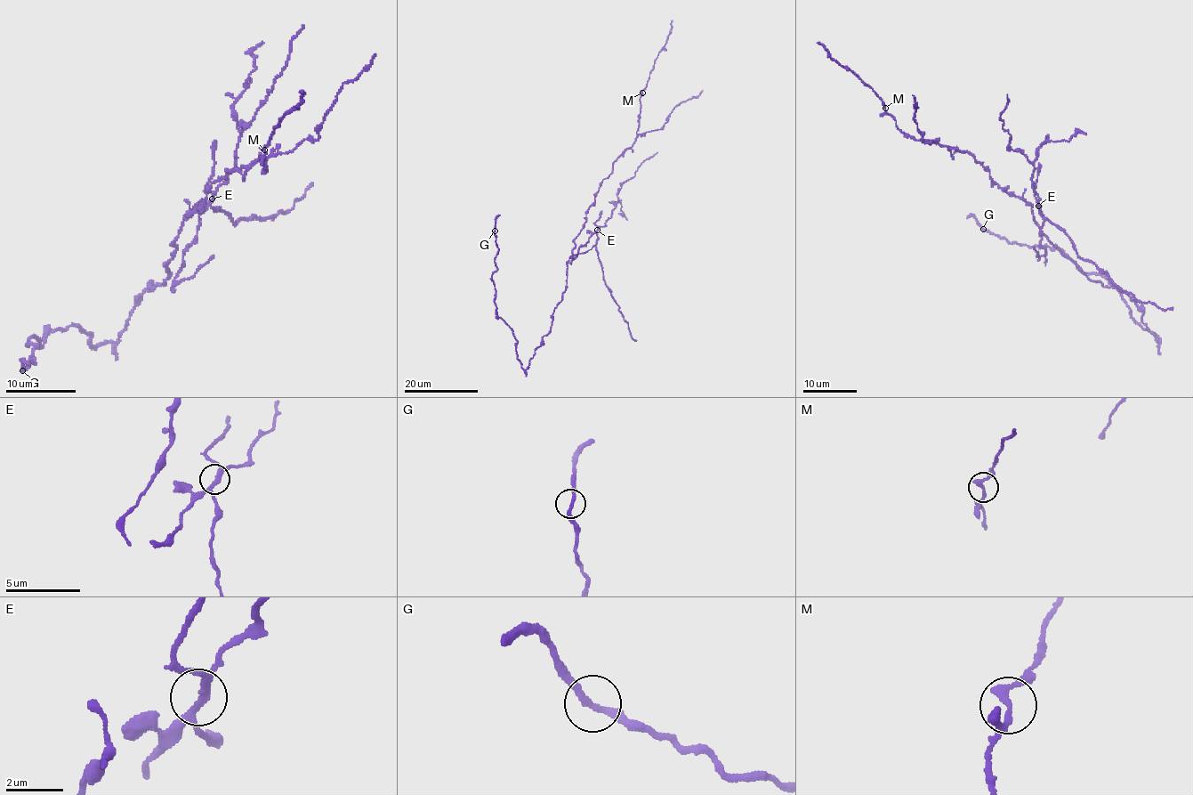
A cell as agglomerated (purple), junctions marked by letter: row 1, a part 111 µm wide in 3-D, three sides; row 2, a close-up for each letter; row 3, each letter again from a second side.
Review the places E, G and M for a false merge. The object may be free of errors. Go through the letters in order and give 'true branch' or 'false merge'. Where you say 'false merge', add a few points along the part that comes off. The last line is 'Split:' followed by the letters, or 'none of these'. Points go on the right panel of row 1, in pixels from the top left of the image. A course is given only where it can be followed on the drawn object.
E: false merge; foreign part runs (1038, 206), (1039, 213), (1043, 216), (1041, 246), (1046, 252), (1036, 257), (1033, 247)
G: true branch
M: true branch
Split: E

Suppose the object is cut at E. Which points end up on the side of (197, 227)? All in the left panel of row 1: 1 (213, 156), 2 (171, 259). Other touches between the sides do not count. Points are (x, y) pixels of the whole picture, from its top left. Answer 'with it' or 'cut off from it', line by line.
1: with it
2: cut off from it

